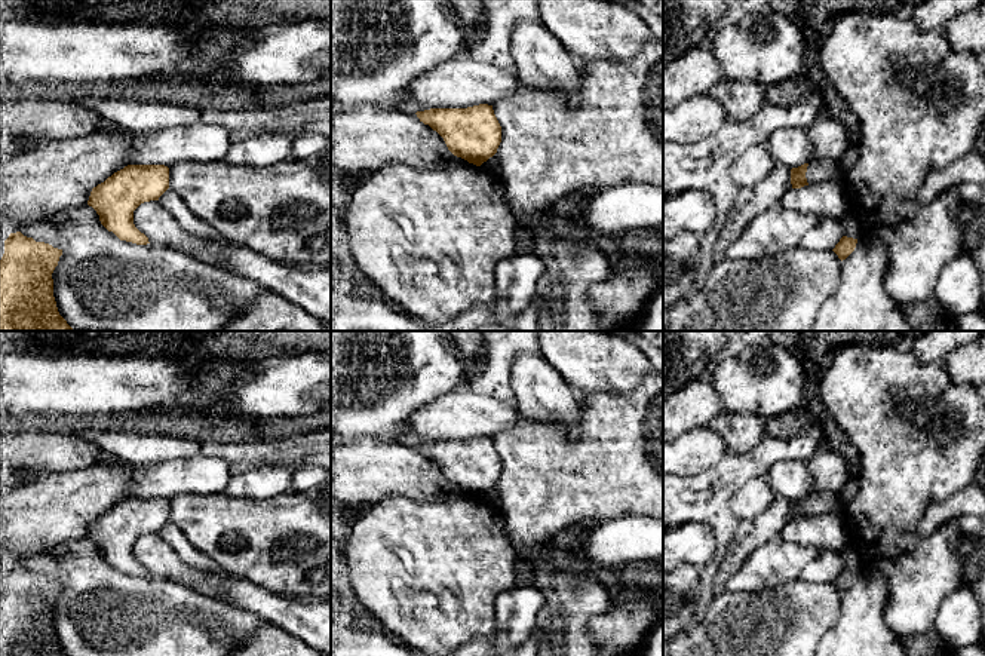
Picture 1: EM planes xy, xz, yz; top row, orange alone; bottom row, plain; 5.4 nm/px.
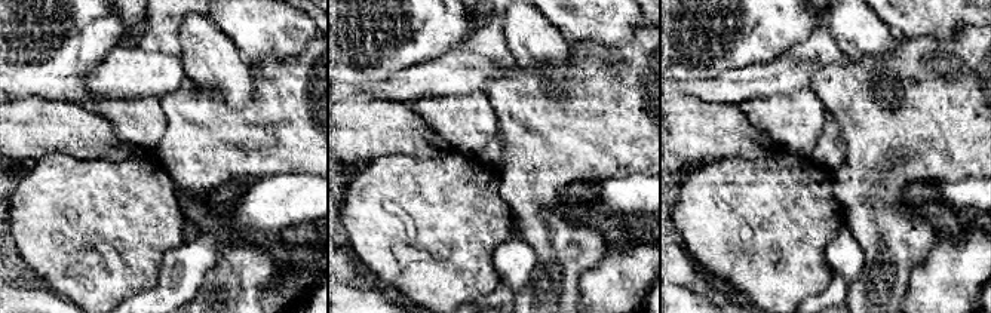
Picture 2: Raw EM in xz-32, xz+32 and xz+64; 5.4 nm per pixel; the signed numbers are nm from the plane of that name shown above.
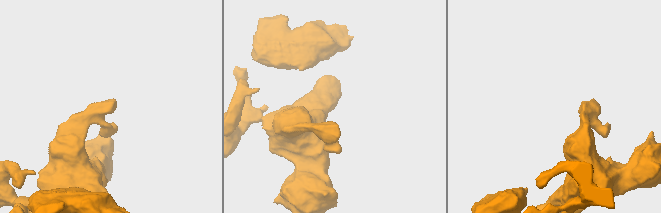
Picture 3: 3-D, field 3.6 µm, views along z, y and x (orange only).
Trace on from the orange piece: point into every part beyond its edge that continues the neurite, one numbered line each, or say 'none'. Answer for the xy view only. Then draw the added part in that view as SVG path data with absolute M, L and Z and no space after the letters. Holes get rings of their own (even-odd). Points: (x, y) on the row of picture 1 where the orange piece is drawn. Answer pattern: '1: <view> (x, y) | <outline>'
1: xy (284, 211) | M331 144L301 159L254 168L225 160L177 162L169 188L225 240L297 266L331 263Z

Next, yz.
1: yz (818, 171) | M811 159L807 166L806 178L808 186L826 181L837 181L841 184L846 172L847 171L840 165L840 162Z

